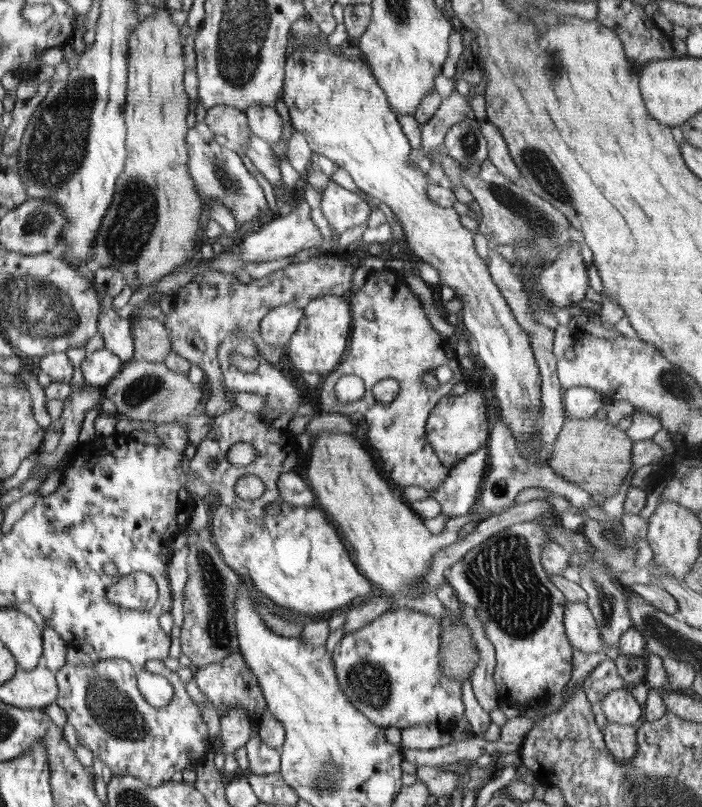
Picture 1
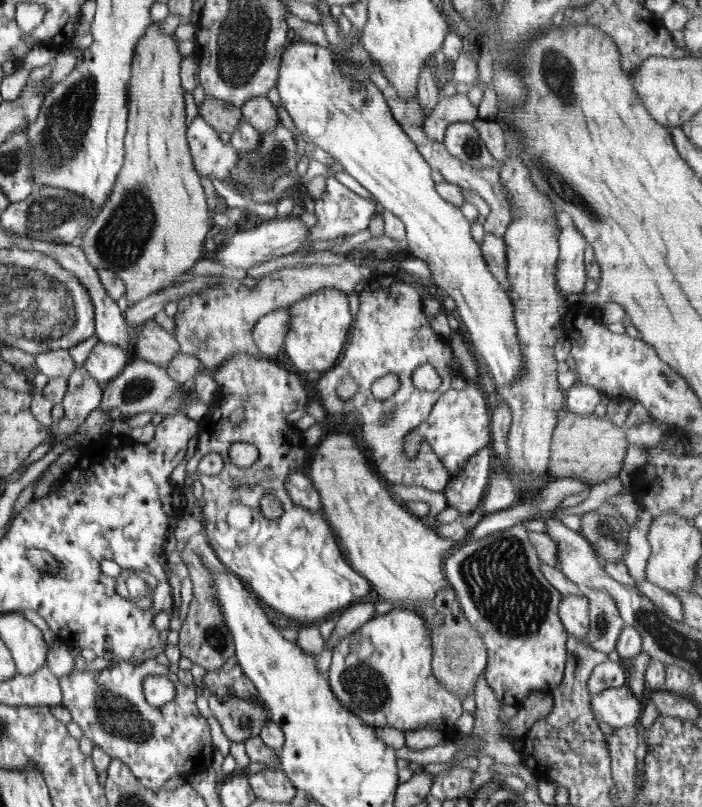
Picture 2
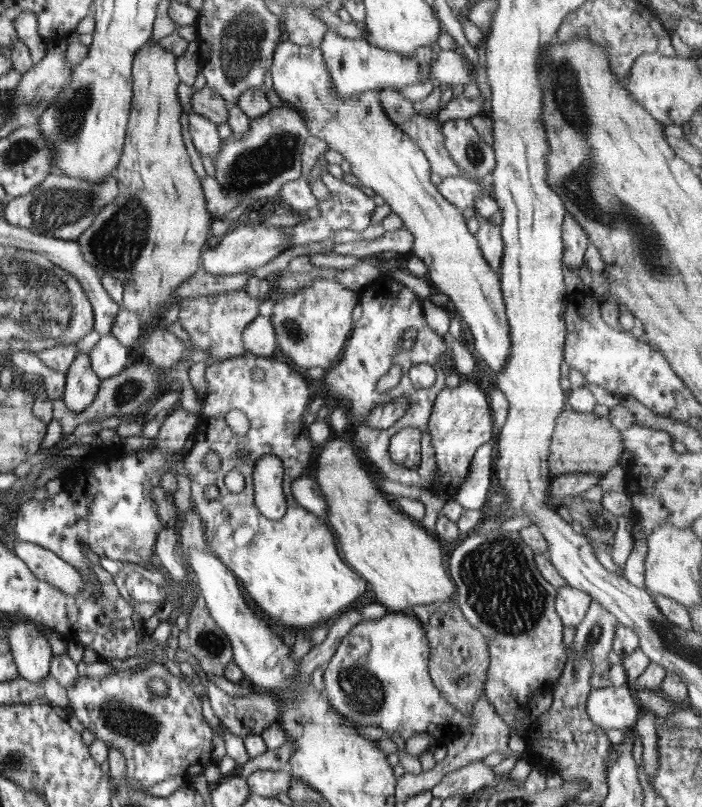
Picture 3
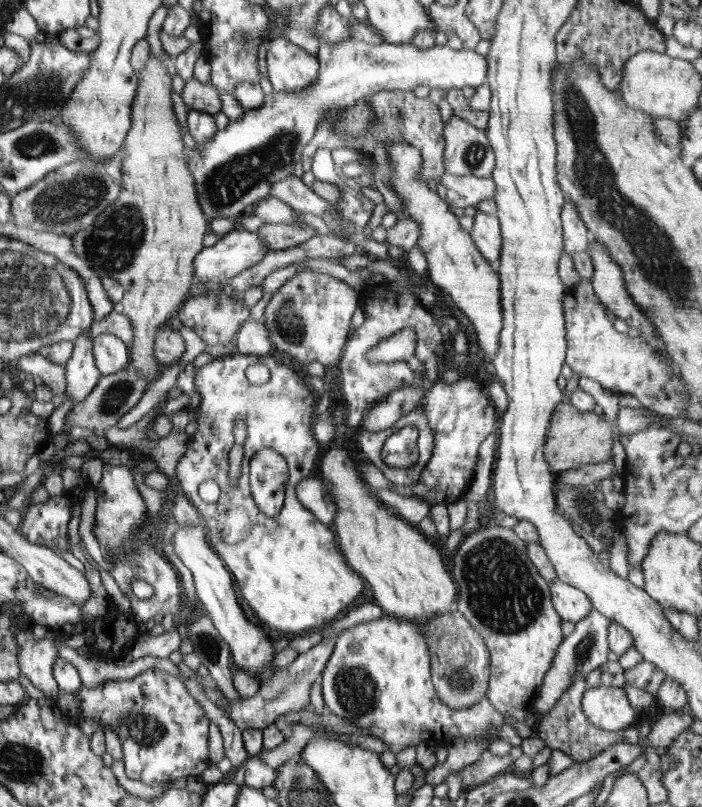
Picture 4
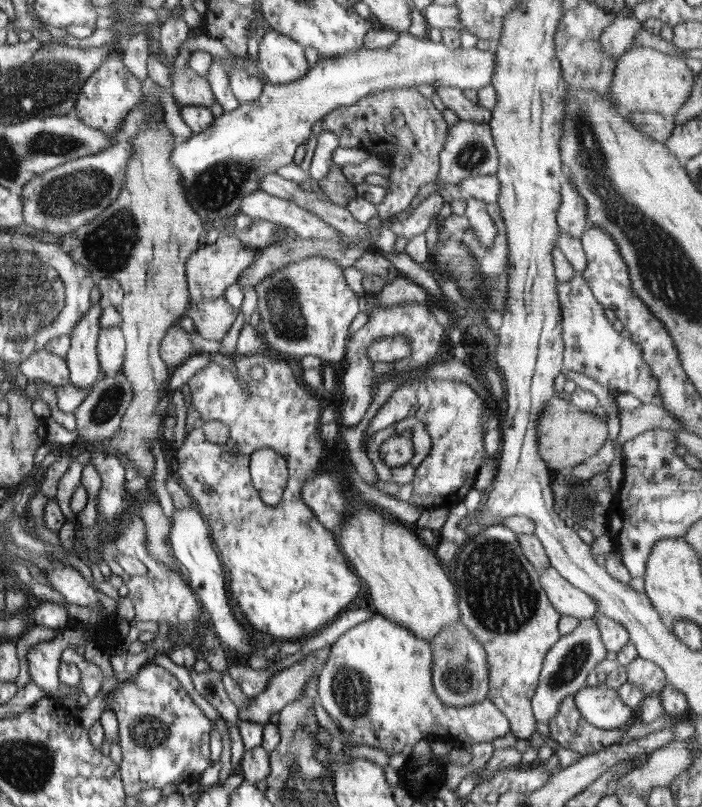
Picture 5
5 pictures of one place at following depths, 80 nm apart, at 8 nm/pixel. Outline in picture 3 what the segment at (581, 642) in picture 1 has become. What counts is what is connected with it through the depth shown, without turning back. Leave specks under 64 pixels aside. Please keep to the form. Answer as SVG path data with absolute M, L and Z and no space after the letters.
M568 585L563 587L557 589L555 608L564 626L576 628L585 618L592 599L588 594Z

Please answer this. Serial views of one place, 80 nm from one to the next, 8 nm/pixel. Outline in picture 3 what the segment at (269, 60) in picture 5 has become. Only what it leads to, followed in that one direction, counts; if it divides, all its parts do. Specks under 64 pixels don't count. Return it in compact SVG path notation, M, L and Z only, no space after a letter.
M288 40L280 41L276 46L270 76L274 83L273 90L278 93L278 97L284 104L294 107L294 110L300 112L300 116L304 118L310 137L316 136L326 141L330 149L341 152L359 183L371 188L376 195L382 197L390 206L391 212L403 220L403 224L414 235L410 254L424 261L427 266L426 276L431 280L433 289L448 295L454 302L456 315L460 320L464 319L470 328L476 352L498 374L507 361L510 346L510 327L499 274L492 270L483 257L475 235L466 227L466 219L462 216L462 211L445 200L437 190L437 186L430 181L431 164L425 154L384 113L384 108L380 105L380 92L369 91L364 93L364 96L356 95L350 99L338 97L320 48L300 47Z

